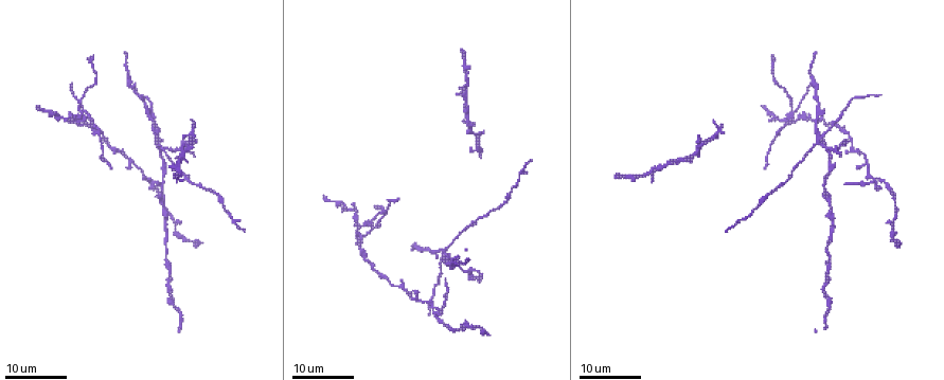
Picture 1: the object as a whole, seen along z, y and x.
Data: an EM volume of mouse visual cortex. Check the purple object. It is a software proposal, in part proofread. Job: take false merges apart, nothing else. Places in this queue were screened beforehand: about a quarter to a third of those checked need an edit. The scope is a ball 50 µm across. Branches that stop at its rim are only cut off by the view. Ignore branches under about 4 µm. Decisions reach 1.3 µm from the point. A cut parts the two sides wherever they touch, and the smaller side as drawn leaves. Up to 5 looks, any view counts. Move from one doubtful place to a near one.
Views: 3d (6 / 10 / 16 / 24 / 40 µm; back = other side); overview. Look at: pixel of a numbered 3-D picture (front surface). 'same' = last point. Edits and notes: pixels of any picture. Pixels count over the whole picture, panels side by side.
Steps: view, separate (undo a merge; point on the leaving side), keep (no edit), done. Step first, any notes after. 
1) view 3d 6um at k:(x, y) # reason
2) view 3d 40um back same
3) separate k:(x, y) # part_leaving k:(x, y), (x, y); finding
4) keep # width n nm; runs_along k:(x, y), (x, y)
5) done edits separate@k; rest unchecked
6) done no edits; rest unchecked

view 3d 16um at 1:(776, 136) # calibre changes

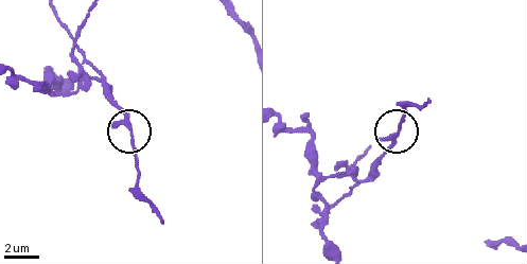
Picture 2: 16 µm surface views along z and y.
view 3d 6um at 2:(127, 129)

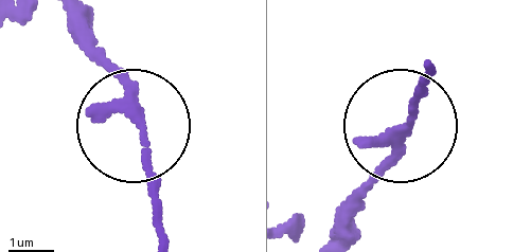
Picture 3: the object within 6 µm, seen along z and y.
keep # width 170 nm; runs_along 3:(60, 11), (125, 90), (159, 238); one neuron here

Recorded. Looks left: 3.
view 3d 16um at 1:(822, 137) # three-way junction

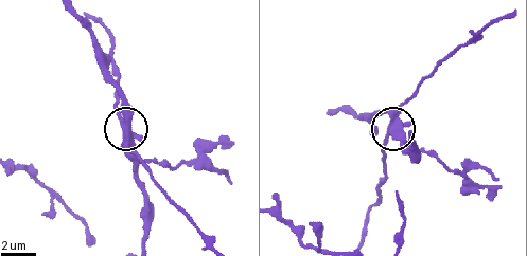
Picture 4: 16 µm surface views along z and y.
view 3d 6um same

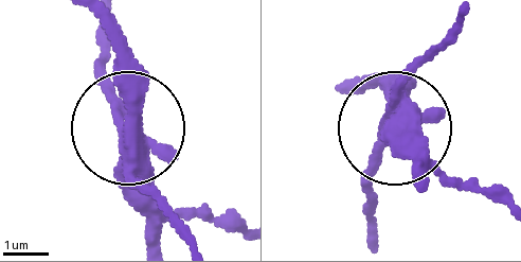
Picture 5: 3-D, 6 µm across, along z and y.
separate 5:(154, 186) # part_leaving 5:(128, 153), (184, 240); two neurons meet here

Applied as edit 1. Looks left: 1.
done edits separate@5; rest unchecked

